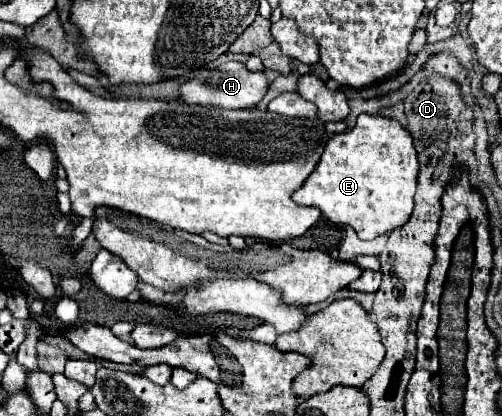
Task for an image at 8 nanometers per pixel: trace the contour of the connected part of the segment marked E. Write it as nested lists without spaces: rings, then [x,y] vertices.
[[[361,115],[351,131],[337,133],[327,141],[315,171],[293,193],[293,201],[299,205],[317,207],[321,217],[329,219],[333,225],[353,227],[361,239],[373,239],[405,225],[405,221],[411,217],[417,173],[417,151],[413,149],[411,135],[393,119],[385,119],[381,115]]]

